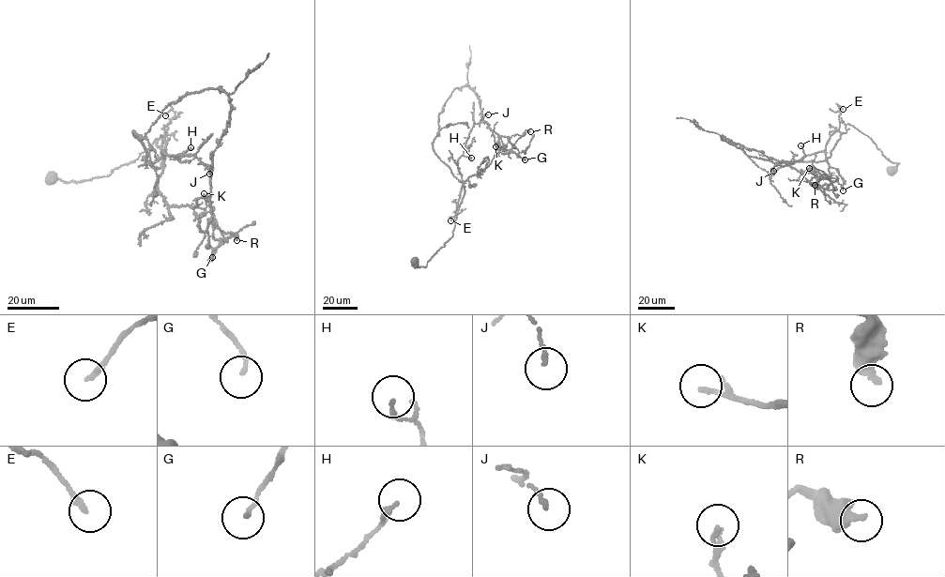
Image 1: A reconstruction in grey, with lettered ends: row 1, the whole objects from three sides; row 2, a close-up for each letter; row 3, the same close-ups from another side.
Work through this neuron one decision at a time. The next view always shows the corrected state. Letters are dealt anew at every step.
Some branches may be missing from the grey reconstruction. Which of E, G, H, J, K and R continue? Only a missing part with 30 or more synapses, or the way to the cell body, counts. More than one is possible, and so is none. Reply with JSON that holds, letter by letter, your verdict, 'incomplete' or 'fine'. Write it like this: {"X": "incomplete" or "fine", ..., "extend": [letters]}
{"E": "fine", "G": "fine", "H": "fine", "J": "fine", "K": "fine", "R": "fine", "extend": []}

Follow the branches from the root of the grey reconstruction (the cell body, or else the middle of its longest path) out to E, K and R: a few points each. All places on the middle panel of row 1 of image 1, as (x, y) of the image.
E: (416, 262), (419, 266), (424, 267), (452, 236), (458, 206), (450, 220)
K: (416, 262), (424, 267), (452, 236), (463, 185), (504, 149), (495, 146)
R: (416, 262), (424, 267), (452, 236), (467, 179), (530, 131)

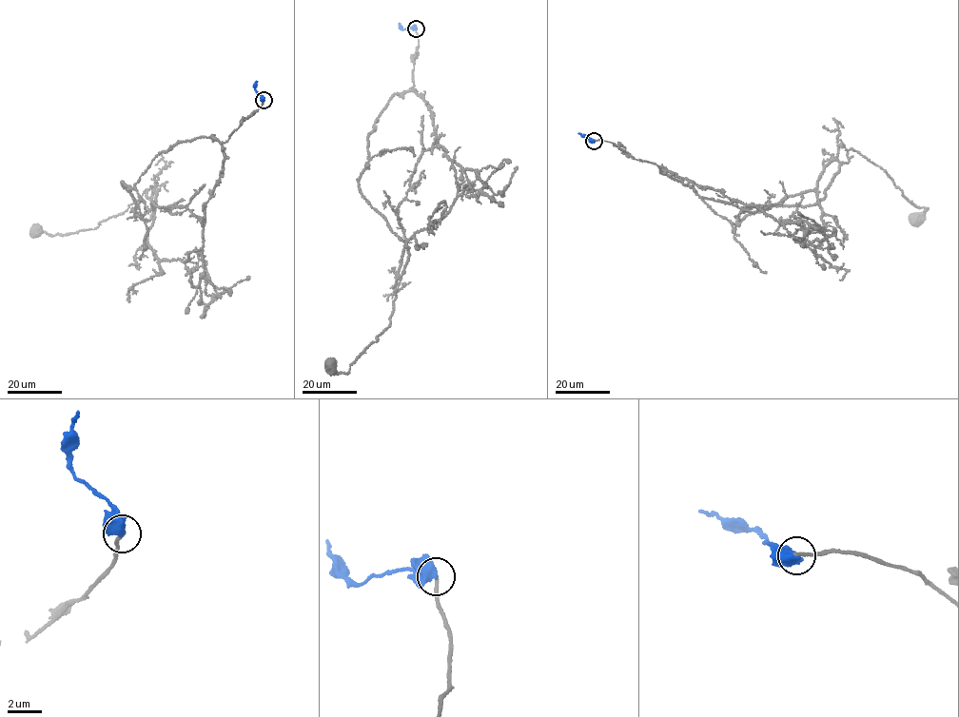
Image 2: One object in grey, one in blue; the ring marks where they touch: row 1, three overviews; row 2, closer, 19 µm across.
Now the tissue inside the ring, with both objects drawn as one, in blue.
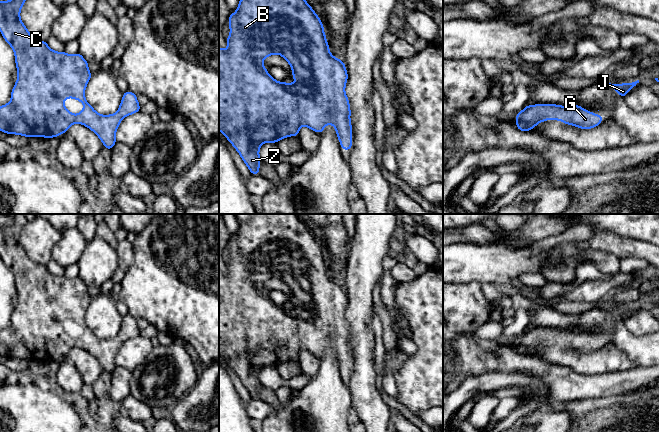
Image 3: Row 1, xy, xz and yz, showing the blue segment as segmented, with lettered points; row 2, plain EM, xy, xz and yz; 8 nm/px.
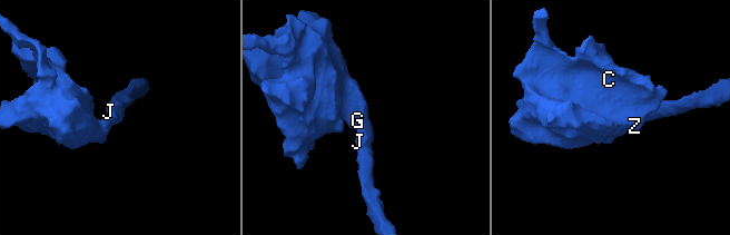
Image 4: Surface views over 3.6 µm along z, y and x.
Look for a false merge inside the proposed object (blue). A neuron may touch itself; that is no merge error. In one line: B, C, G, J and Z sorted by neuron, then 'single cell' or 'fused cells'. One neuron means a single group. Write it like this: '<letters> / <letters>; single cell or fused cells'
B C G J Z; single cell

